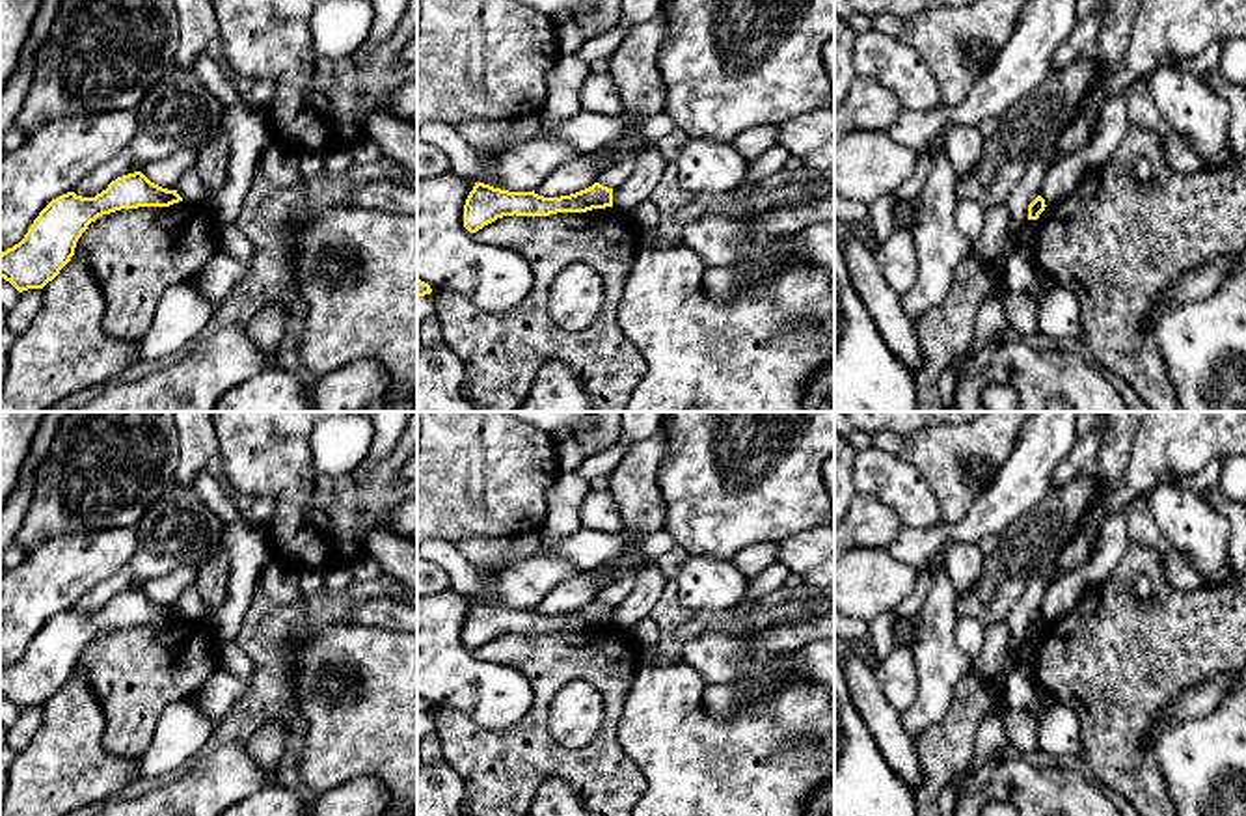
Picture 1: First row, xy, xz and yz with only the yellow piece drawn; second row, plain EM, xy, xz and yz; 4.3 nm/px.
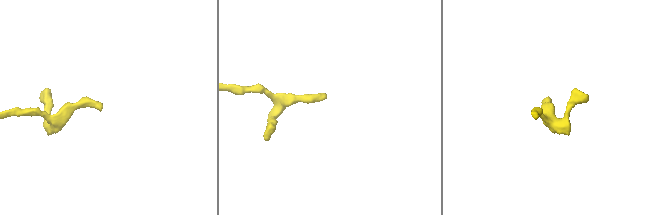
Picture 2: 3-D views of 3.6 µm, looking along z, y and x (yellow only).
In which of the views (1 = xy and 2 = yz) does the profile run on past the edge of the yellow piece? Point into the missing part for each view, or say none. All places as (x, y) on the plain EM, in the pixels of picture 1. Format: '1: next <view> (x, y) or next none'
1: next none
2: next none

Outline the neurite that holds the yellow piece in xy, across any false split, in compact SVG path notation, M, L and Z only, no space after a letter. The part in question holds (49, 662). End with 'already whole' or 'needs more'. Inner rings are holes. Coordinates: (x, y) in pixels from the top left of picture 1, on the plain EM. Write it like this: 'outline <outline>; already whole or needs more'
outline M142 589L117 594L95 615L67 609L39 630L19 661L0 671L0 695L19 710L43 706L71 678L78 656L99 633L179 619L177 607L151 600Z; already whole

